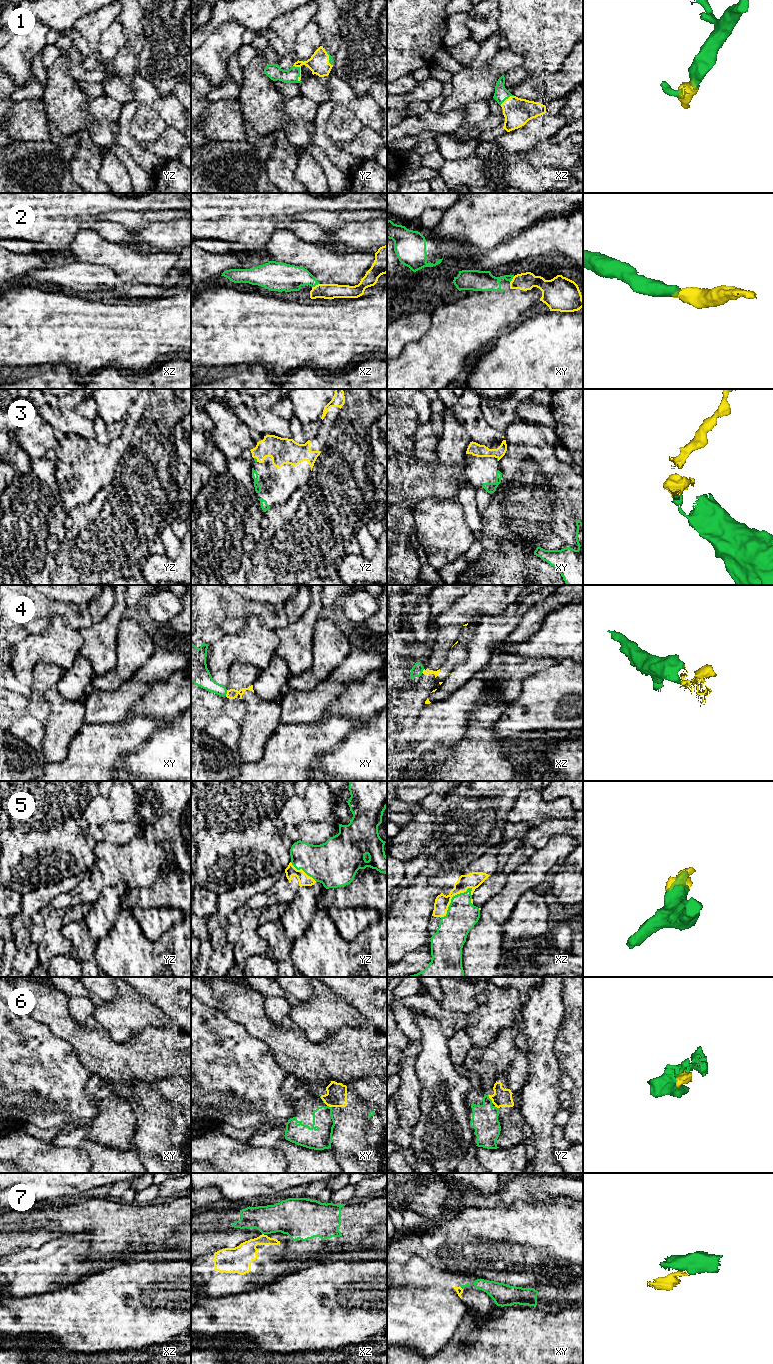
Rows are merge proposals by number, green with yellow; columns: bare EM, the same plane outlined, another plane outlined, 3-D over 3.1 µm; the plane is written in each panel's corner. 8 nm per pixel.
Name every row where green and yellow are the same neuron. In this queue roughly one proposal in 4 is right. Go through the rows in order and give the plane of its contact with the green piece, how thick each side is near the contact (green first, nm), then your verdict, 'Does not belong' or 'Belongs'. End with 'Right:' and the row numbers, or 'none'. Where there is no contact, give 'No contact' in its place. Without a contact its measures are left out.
1: Touches green in yz. Thickness 120 nm (green) against 160 nm. Belongs
2: Touches green in xz. Thickness 220 nm (green) against 130 nm. Belongs
3: Touches green in yz. Thickness 20 nm (green) against 200 nm. Belongs
4: Touches green in xy. Thickness 160 nm (green) against 80 nm. Does not belong
5: Touches green in xz. Thickness 240 nm (green) against 130 nm. Belongs
6: Touches green in yz. Thickness 220 nm (green) against 150 nm. Does not belong
7: No contact. Does not belong
Right: 1, 2, 3, 5

